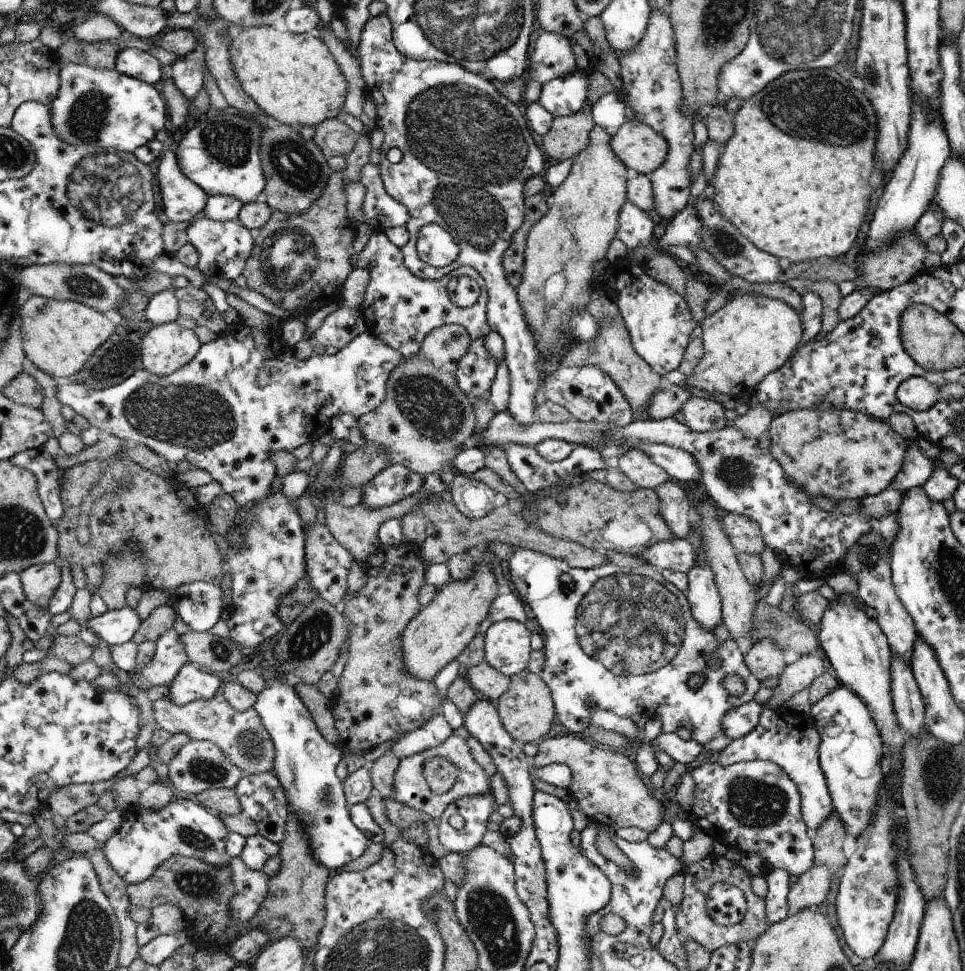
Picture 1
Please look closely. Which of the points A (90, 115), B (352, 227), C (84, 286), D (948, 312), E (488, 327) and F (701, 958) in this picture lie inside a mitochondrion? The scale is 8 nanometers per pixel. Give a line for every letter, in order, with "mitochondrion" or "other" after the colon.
A: mitochondrion
B: other
C: mitochondrion
D: other
E: other
F: other

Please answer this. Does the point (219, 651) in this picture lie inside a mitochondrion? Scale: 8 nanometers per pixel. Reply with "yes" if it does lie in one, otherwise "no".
yes

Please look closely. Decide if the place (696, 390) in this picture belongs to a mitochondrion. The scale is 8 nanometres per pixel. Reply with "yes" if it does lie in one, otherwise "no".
no

